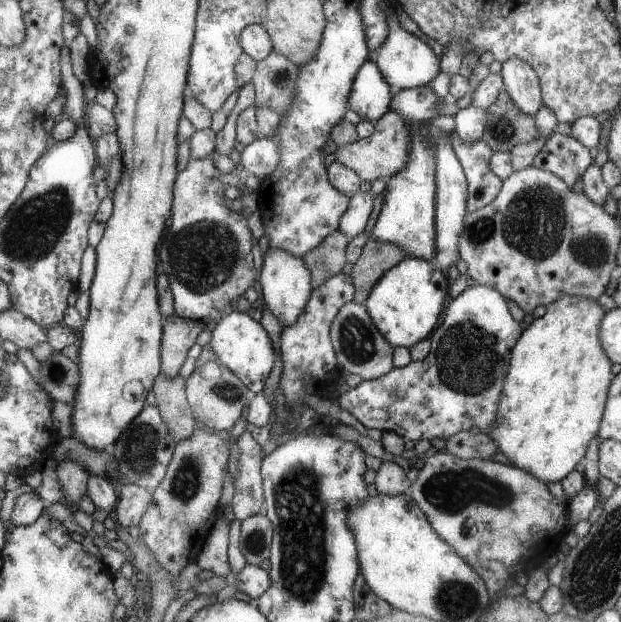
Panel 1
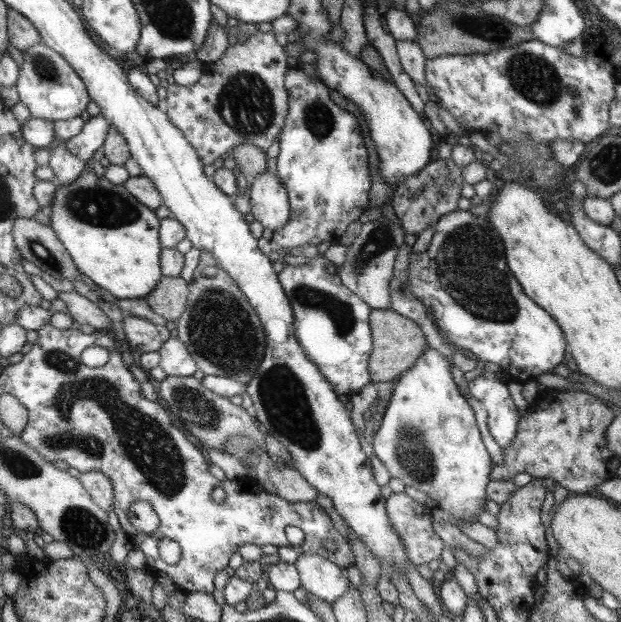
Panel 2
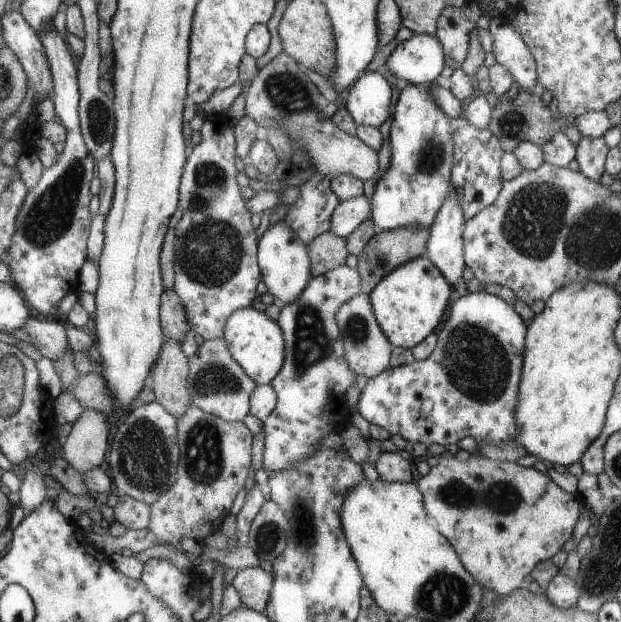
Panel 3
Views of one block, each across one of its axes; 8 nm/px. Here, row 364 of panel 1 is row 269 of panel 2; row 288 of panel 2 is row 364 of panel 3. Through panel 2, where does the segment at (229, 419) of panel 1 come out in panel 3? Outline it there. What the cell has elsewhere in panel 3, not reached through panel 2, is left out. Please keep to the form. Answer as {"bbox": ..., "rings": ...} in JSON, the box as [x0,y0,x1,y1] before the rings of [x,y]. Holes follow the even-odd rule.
{"bbox":[187,337,256,422],"rings":[[[223,337],[204,340],[194,354],[187,357],[187,388],[190,400],[201,410],[225,421],[241,422],[250,412],[251,394],[256,382],[249,378],[242,366],[232,357]]]}

